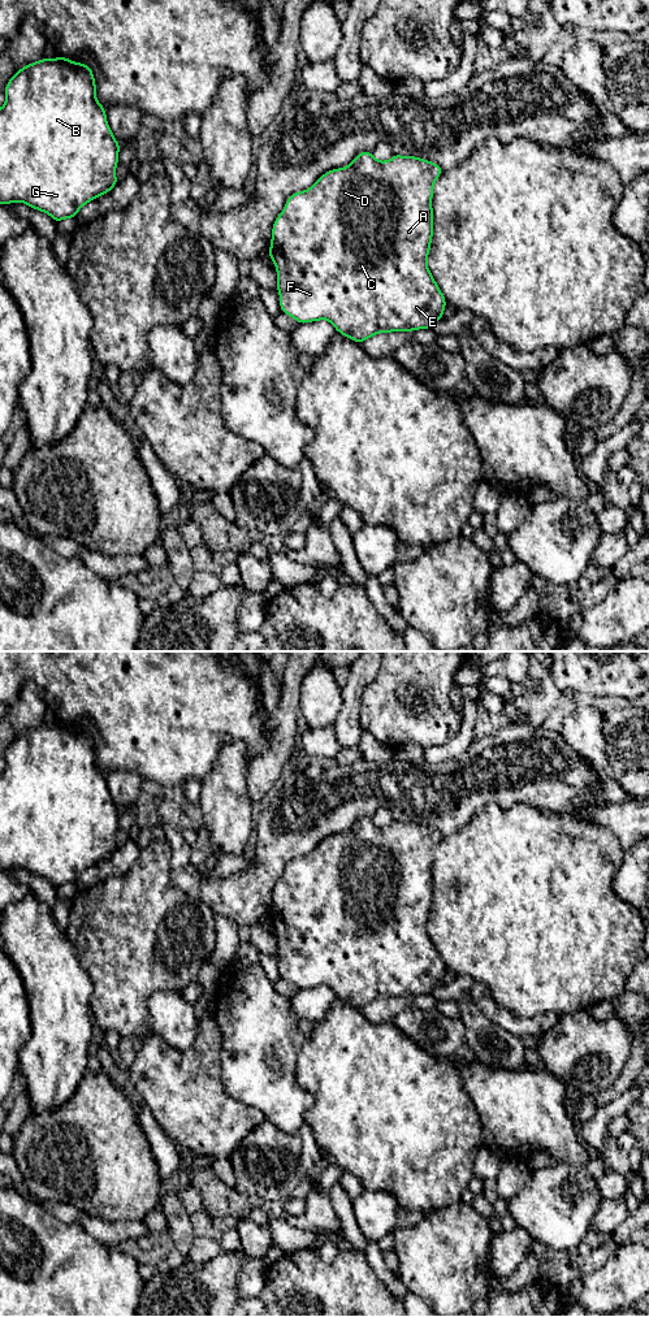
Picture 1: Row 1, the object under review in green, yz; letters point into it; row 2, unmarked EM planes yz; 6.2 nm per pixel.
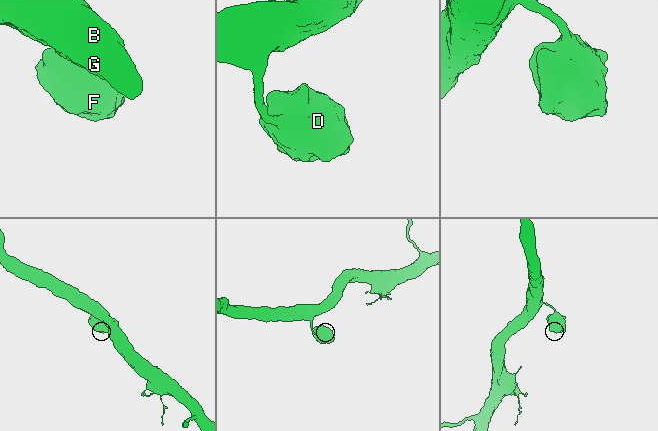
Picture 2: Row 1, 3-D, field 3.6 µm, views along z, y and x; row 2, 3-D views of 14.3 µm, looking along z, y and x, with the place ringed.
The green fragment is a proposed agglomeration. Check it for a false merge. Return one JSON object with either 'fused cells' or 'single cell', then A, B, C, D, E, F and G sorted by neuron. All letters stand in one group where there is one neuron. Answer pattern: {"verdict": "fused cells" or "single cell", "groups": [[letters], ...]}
{"verdict": "single cell", "groups": [["A", "B", "C", "D", "E", "F", "G"]]}

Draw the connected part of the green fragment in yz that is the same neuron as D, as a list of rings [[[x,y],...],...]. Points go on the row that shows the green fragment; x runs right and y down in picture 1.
[[[362,151],[350,165],[332,169],[324,173],[308,190],[290,195],[284,211],[273,224],[268,252],[277,269],[276,287],[280,294],[281,311],[294,317],[298,324],[328,320],[338,333],[358,343],[378,333],[430,329],[437,320],[444,317],[444,309],[447,306],[427,265],[434,225],[432,209],[433,185],[442,172],[438,164],[421,157],[394,153],[390,160],[378,161],[375,159],[373,152]]]

